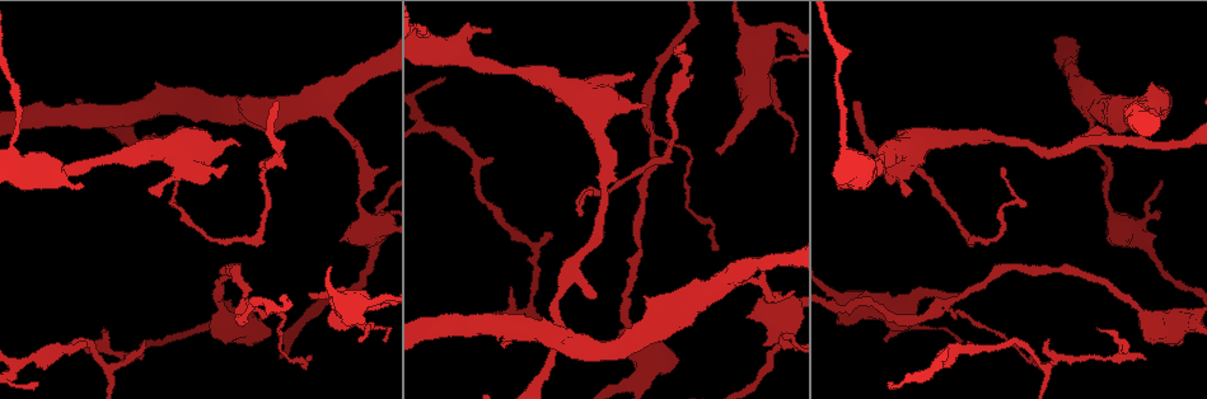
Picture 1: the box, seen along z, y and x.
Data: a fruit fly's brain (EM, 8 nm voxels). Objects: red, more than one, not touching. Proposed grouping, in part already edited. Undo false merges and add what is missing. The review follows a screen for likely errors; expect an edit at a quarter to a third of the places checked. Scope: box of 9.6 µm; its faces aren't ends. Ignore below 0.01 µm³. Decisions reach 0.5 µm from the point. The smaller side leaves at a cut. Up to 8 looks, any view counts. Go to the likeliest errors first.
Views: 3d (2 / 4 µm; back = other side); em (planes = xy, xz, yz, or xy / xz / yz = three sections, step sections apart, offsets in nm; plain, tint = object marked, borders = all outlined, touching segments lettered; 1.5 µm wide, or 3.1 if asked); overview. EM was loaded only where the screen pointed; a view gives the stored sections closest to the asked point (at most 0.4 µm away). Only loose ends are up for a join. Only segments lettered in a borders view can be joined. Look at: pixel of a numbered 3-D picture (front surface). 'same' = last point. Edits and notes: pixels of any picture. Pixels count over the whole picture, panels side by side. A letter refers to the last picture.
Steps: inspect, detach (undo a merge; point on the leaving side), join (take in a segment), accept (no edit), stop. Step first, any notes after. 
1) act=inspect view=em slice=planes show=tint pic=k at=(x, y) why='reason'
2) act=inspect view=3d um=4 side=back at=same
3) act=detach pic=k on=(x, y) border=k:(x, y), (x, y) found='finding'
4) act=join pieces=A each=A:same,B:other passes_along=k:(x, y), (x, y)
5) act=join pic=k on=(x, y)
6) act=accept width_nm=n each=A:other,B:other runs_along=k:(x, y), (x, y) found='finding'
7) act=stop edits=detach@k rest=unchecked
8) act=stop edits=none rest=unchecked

act=inspect view=em slice=xy step=8 show=borders pic=1 at=(310, 293) why='free end'

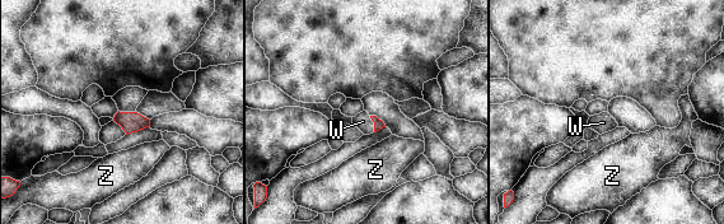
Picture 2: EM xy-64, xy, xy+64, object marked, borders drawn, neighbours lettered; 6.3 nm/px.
act=inspect view=em slice=planes show=borders at=same

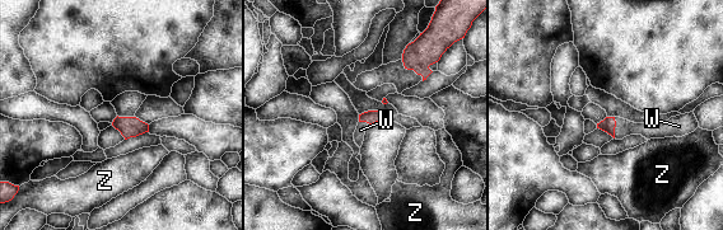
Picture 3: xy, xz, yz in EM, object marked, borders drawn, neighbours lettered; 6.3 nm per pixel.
act=join pic=3 on=(649, 130) each=W:same,Z:other found='it goes on there'

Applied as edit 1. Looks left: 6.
act=inspect view=em slice=planes show=plain pic=1 at=(489, 31) why='branch stops here'

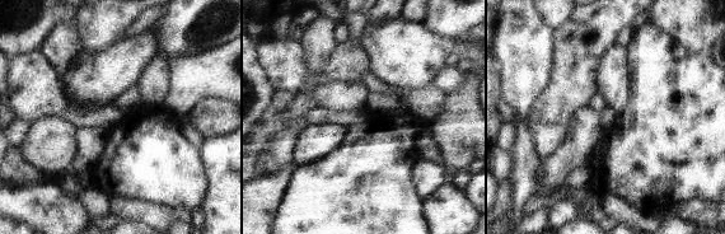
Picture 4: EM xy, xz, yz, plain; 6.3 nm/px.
act=inspect view=em slice=planes show=borders at=same why='see the neighbours'

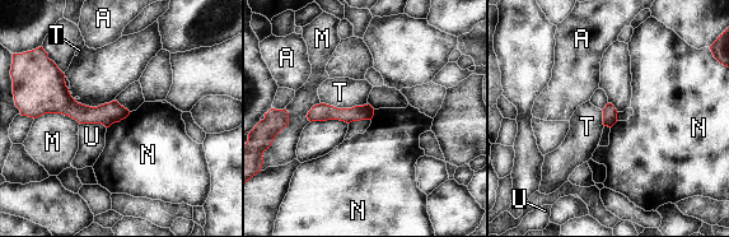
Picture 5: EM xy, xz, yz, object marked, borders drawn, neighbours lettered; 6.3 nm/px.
act=accept each=A:other,M:other,N:other,T:other,U:other runs_along=5:(45, 108), (125, 112) found='no lettered segment goes on from it'

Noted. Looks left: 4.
act=inspect view=3d um=4 pic=1 at=(1127, 349) why='branch stops here'

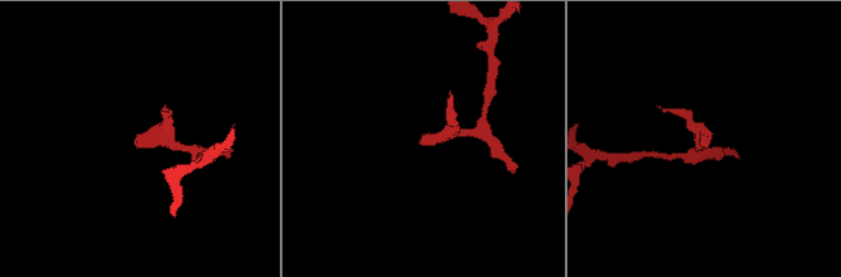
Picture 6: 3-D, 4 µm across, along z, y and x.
act=inspect view=em slice=planes show=borders pic=6 at=(136, 142)

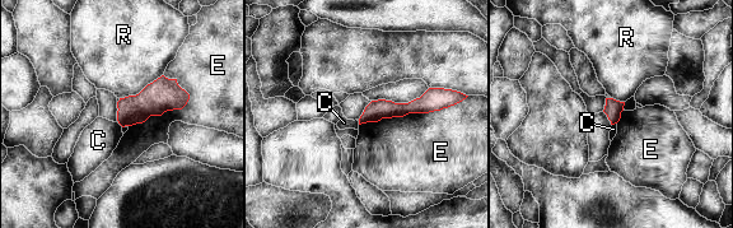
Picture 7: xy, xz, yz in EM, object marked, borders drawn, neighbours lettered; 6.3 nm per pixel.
act=accept width_nm=110 each=C:other,E:other,R:other runs_along=7:(442, 99), (376, 110), (363, 120) found='none of them fits'

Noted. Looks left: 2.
act=stop edits=join@3 rest=unchecked

